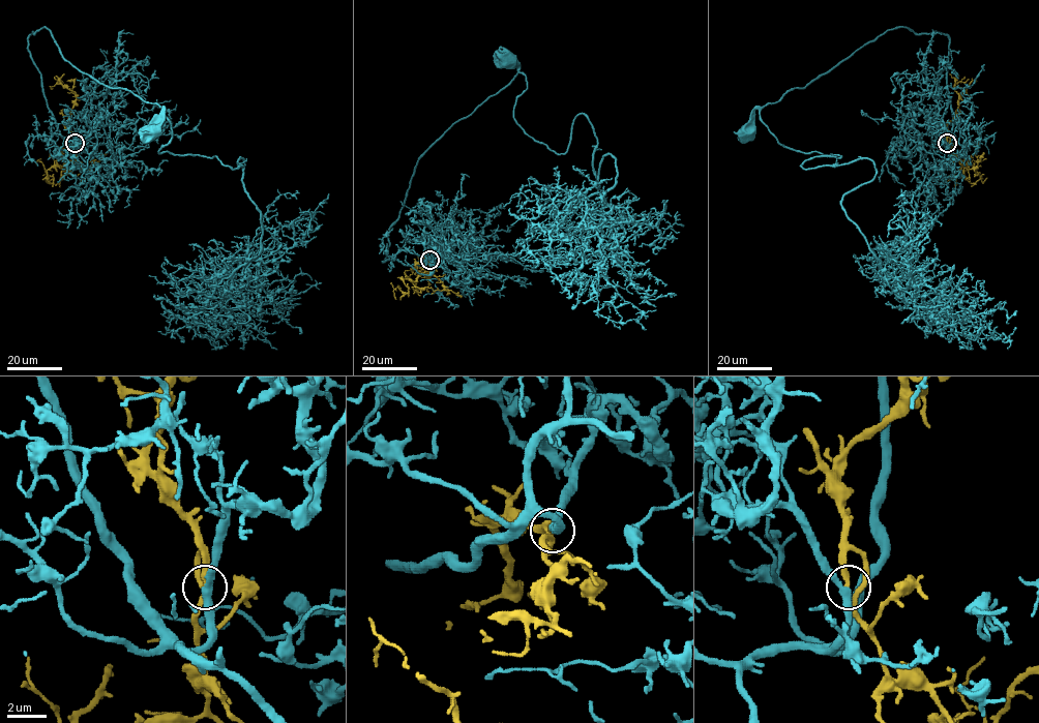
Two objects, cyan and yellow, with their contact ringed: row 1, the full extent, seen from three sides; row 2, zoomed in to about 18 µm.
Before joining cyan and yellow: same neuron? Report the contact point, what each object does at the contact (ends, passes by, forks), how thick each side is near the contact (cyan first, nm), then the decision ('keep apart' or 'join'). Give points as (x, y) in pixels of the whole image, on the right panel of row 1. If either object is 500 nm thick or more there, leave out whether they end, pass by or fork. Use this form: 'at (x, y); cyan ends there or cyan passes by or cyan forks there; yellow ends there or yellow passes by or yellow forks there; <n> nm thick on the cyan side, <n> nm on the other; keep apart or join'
at (947, 143); cyan passes by; yellow ends there; 340 nm thick on the cyan side, 280 nm on the other; join

